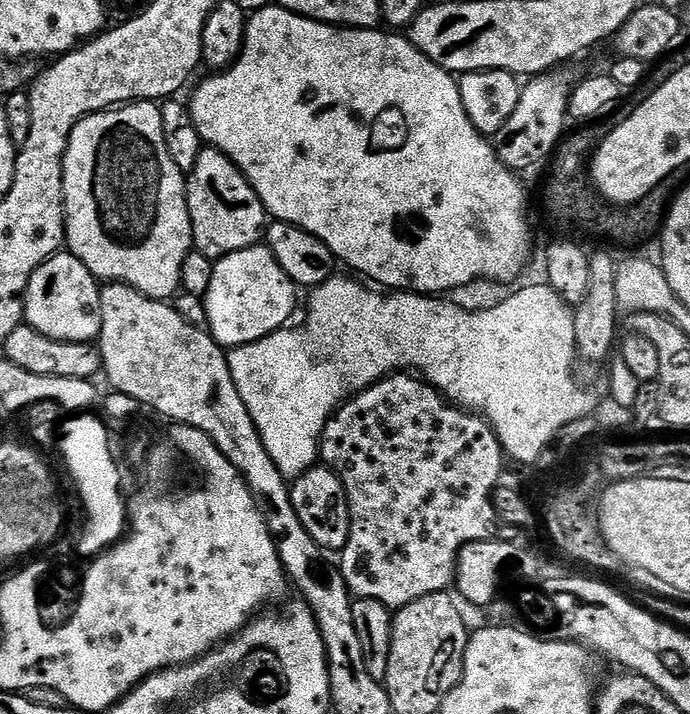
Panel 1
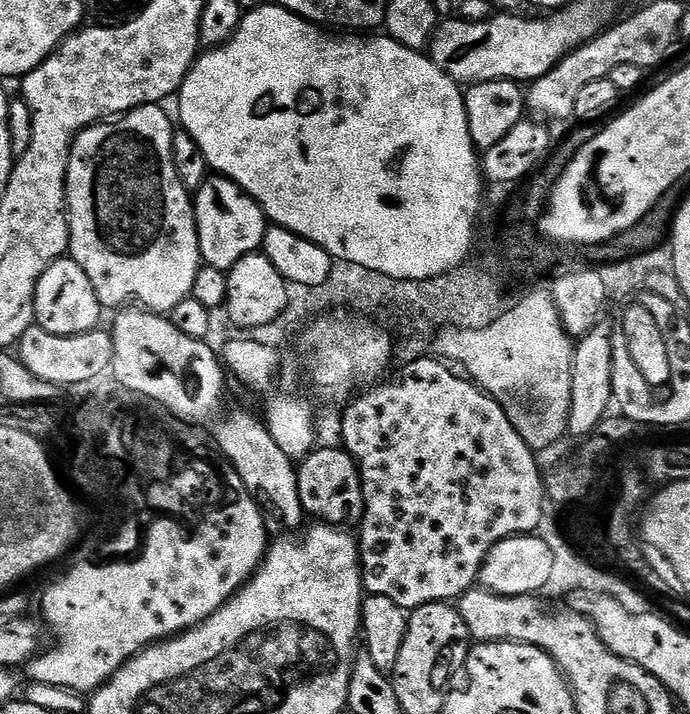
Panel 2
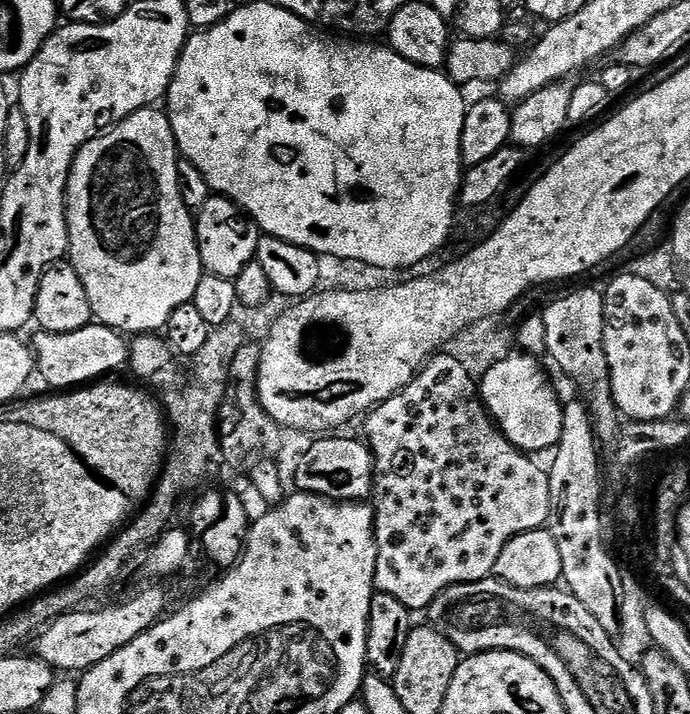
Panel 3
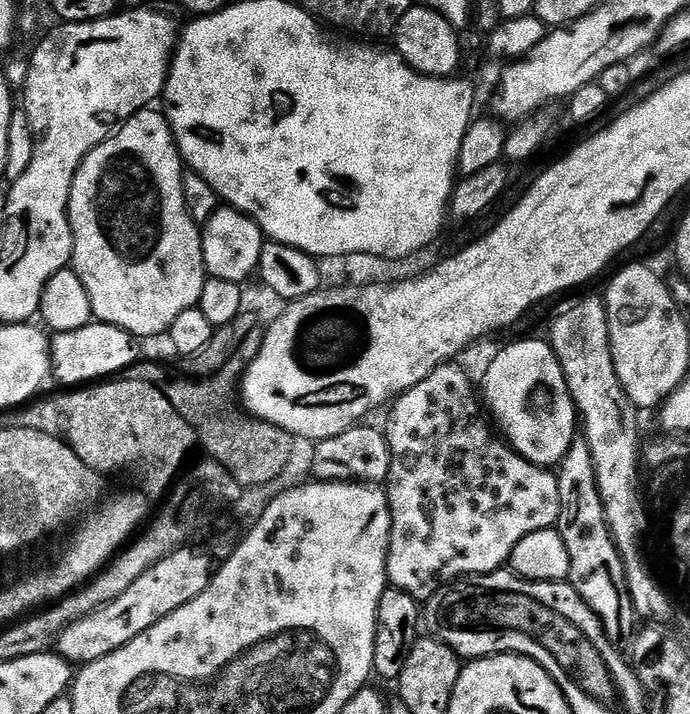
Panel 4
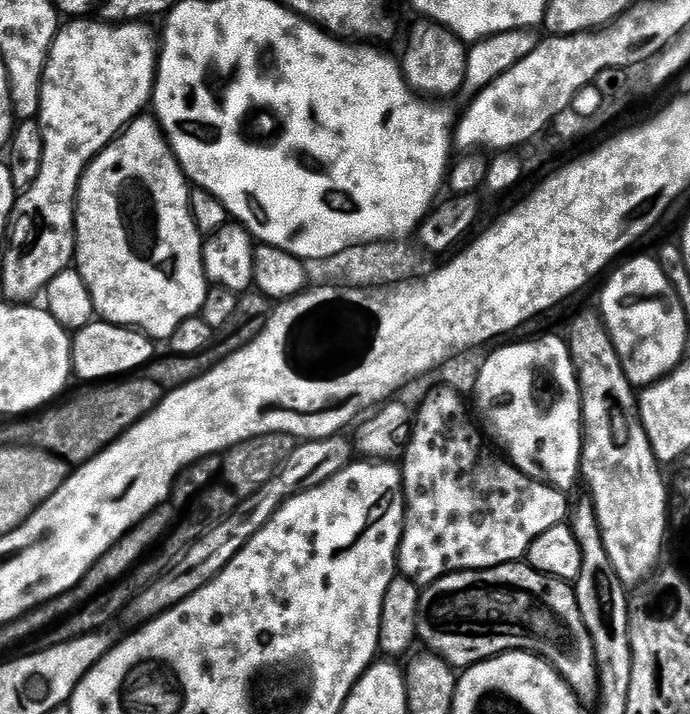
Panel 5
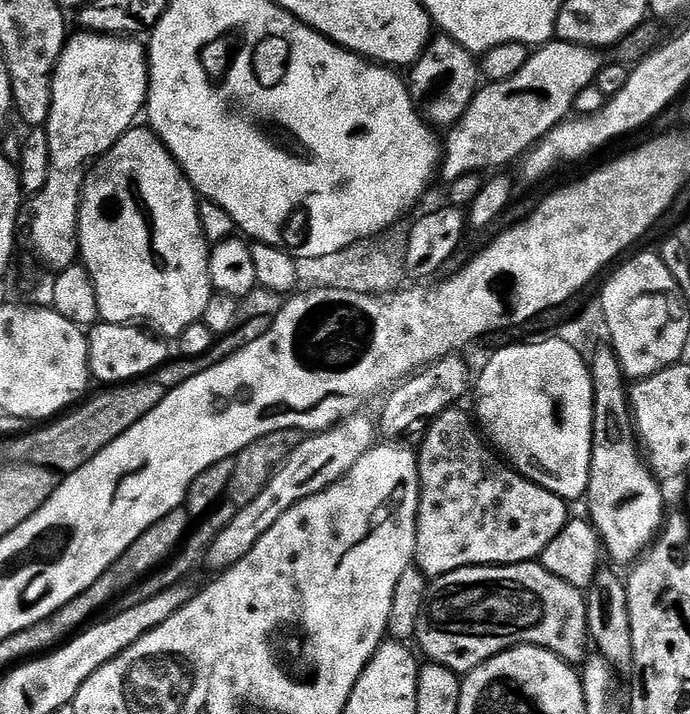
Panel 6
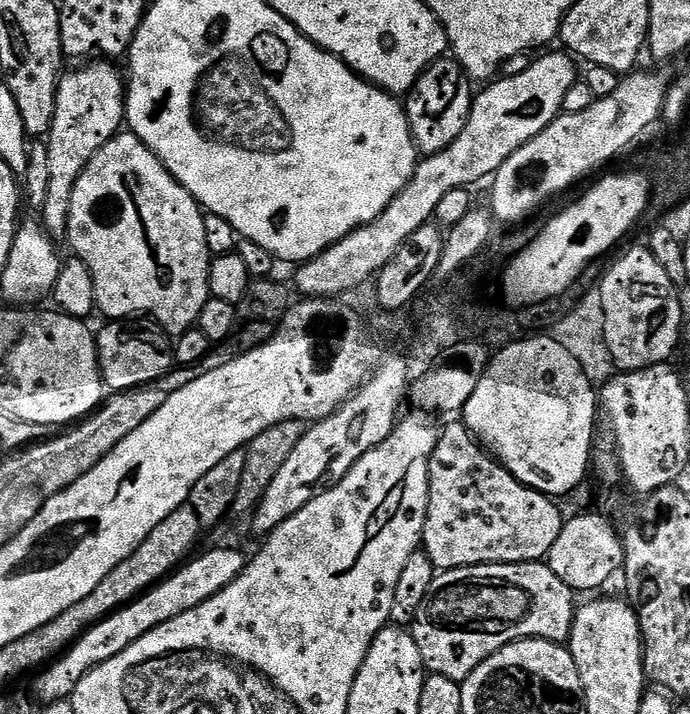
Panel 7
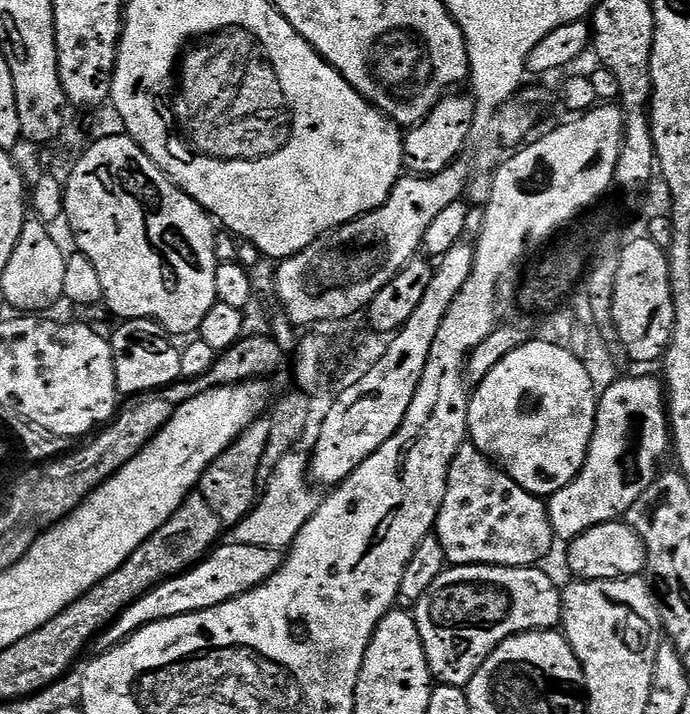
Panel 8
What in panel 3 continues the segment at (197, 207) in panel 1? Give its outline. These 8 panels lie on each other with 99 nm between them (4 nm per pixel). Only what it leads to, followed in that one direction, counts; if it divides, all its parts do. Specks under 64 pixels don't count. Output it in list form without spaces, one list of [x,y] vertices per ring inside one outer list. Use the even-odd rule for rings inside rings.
[[[209,195],[206,206],[198,209],[195,222],[196,241],[200,247],[200,257],[205,272],[235,280],[238,274],[242,274],[246,265],[256,260],[256,251],[262,235],[260,228],[239,204],[234,203],[227,196]]]

